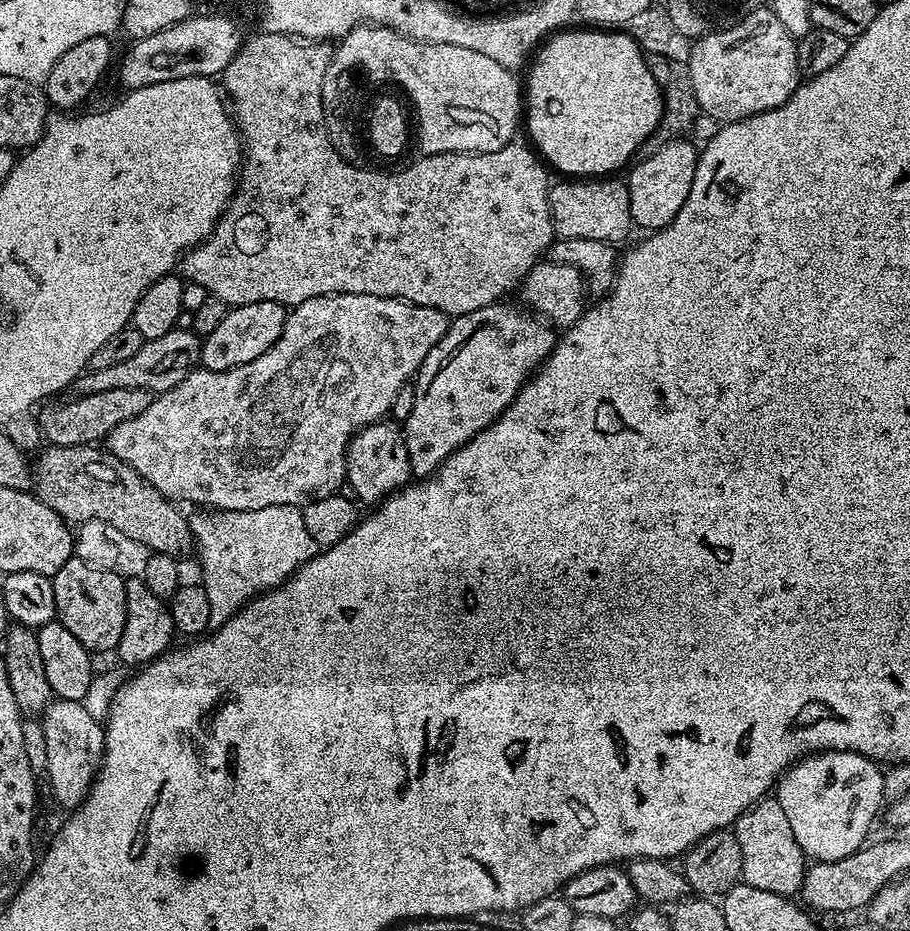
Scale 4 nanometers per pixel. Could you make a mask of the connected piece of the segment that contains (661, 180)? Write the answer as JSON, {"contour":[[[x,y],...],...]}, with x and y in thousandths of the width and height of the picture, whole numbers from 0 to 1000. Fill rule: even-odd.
{"contour":[[[748,148],[731,150],[724,158],[722,163],[714,164],[709,172],[700,171],[693,177],[695,186],[688,189],[692,230],[700,246],[729,247],[732,242],[737,241],[738,235],[746,232],[749,217],[756,215],[758,200],[765,198],[766,156],[759,149]]]}

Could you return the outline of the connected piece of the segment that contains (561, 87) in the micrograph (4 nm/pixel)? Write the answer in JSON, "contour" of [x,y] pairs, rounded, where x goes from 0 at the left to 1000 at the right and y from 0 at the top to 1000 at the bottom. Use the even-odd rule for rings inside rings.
{"contour":[[[646,28],[641,29],[642,30],[630,29],[627,32],[612,33],[610,37],[603,38],[601,42],[592,48],[591,55],[584,66],[584,69],[586,68],[585,74],[582,74],[584,69],[579,74],[579,77],[581,77],[580,90],[578,86],[578,133],[580,129],[580,142],[585,145],[586,153],[584,151],[584,154],[587,156],[588,162],[592,164],[608,182],[611,179],[613,184],[620,185],[615,187],[624,191],[664,191],[669,187],[676,186],[673,185],[676,180],[684,179],[686,175],[689,177],[691,173],[700,166],[698,163],[701,162],[712,149],[714,151],[718,149],[721,139],[725,135],[725,124],[730,120],[730,107],[725,103],[725,90],[719,88],[719,79],[714,79],[714,71],[712,70],[709,57],[704,55],[702,48],[689,34],[686,32],[652,32]]]}

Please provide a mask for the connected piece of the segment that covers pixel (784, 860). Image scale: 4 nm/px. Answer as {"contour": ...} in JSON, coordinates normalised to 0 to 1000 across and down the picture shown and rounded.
{"contour":[[[852,857],[834,859],[809,881],[807,893],[815,913],[816,948],[838,958],[856,962],[874,963],[884,951],[886,921],[868,892],[868,882]]]}

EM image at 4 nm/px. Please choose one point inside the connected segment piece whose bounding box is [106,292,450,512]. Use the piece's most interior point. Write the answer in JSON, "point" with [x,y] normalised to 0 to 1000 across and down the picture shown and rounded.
{"point":[299,464]}

